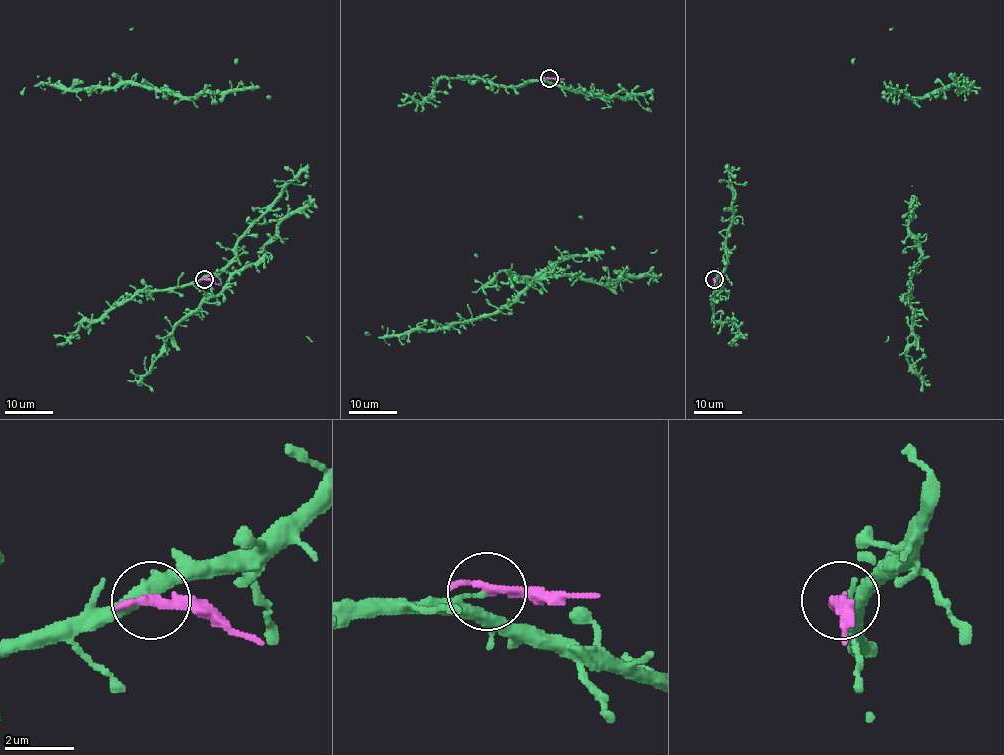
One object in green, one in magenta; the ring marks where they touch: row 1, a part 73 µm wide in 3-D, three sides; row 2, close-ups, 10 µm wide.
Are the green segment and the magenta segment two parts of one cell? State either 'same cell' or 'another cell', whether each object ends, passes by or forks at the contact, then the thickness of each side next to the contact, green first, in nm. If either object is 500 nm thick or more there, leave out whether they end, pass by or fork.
another cell | green ends | magenta ends | 120/280 nm

